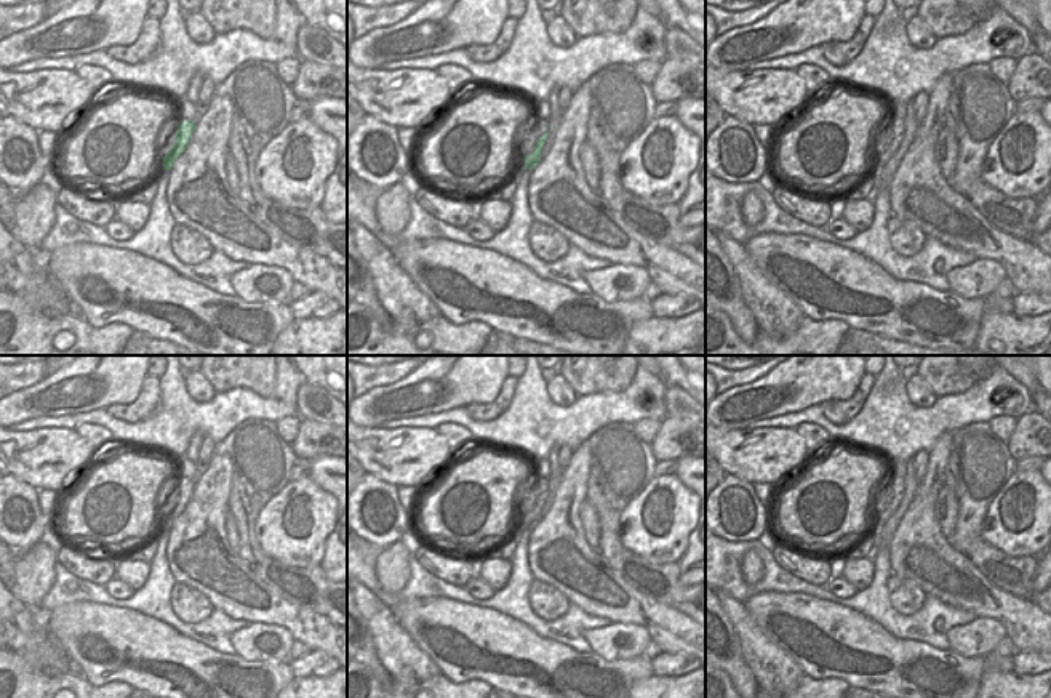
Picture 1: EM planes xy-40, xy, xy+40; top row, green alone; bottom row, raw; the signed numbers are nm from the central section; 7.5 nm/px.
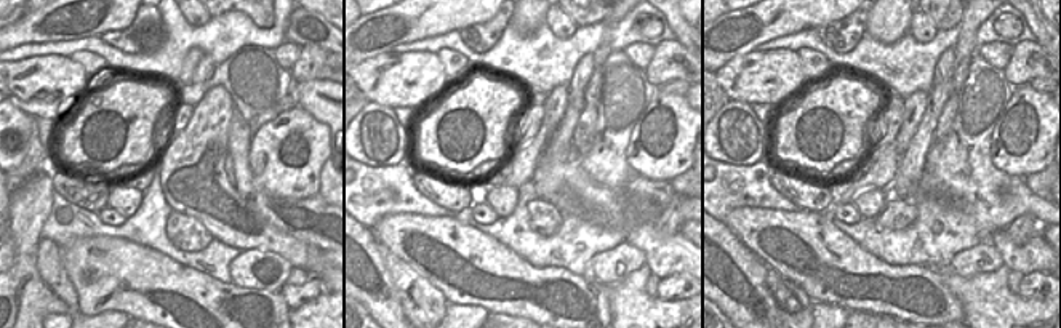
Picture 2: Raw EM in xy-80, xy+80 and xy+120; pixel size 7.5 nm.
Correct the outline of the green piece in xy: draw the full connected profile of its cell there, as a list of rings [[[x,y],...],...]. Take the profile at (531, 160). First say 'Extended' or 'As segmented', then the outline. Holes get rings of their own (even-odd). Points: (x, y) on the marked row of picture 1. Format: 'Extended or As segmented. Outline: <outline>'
Extended. Outline: [[[534,118],[531,122],[531,138],[528,147],[518,157],[518,166],[533,170],[541,162],[541,152],[547,141],[549,122],[544,118]]]

